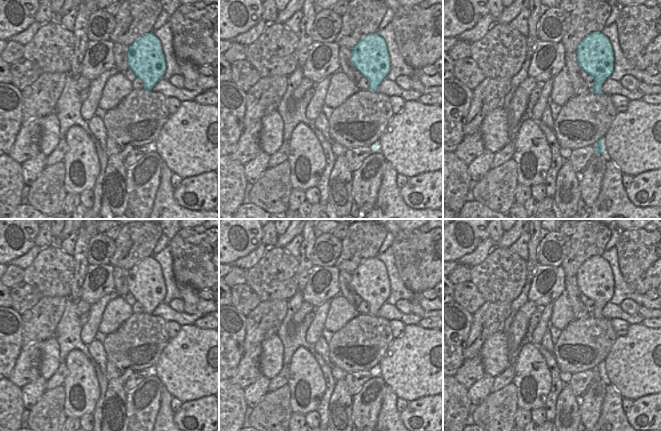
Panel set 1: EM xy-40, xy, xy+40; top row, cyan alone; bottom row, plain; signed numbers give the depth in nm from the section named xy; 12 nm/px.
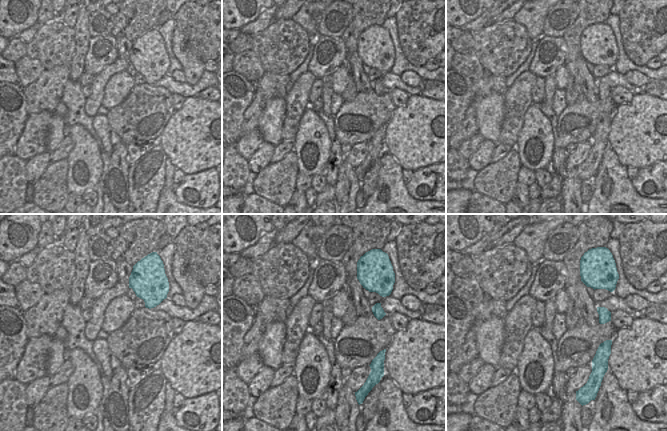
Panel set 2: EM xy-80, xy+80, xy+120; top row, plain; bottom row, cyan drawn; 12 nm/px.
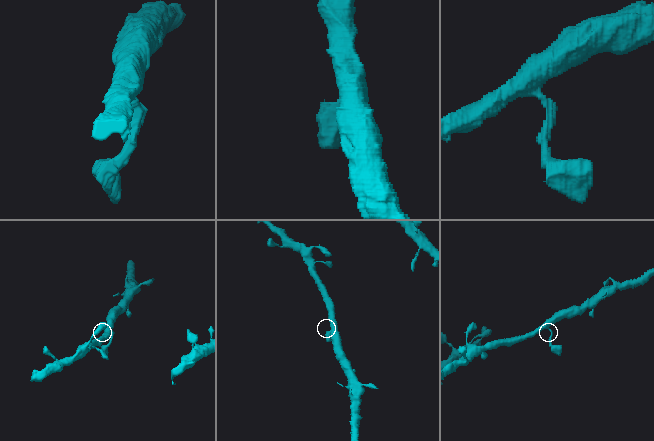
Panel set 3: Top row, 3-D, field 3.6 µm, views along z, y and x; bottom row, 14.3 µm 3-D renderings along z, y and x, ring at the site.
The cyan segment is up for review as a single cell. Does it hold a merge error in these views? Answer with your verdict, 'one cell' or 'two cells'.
one cell

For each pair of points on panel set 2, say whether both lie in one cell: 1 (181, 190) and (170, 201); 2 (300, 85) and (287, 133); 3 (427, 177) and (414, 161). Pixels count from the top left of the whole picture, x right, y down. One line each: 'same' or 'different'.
1: different
2: same
3: different

